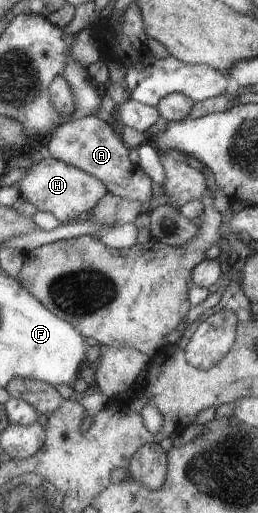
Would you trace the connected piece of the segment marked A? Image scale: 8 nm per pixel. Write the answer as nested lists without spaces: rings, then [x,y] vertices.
[[[96,116],[79,117],[62,124],[46,138],[45,148],[49,156],[63,161],[80,171],[89,173],[106,184],[109,194],[139,203],[151,201],[152,180],[134,166],[129,159],[128,147],[123,143],[116,126]]]

